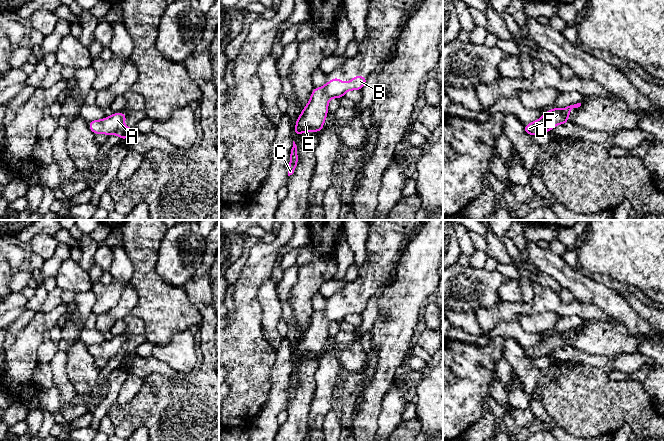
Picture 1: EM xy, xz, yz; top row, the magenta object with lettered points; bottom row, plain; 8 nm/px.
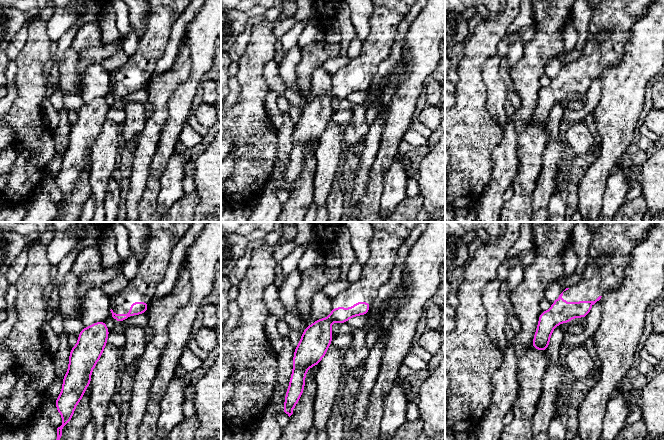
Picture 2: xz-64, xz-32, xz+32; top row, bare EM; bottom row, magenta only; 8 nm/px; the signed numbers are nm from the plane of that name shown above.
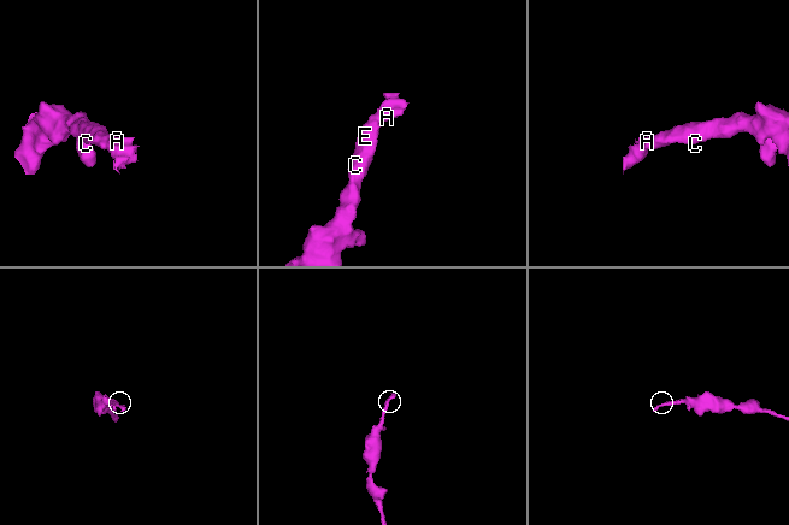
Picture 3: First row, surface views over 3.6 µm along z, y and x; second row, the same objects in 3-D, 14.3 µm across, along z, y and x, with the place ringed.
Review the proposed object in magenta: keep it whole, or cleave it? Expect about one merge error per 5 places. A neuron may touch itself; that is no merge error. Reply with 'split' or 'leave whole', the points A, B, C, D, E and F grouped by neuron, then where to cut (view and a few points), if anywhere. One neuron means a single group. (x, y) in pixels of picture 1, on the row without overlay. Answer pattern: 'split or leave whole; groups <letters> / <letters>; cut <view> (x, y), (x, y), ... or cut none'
leave whole; groups A B C D E F; cut none

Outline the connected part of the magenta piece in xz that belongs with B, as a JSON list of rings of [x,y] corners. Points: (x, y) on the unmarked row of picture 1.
[[[336,299],[333,305],[326,306],[324,311],[313,312],[310,324],[296,344],[293,358],[308,355],[321,356],[327,342],[328,327],[332,321],[340,323],[349,314],[362,314],[368,300],[353,300],[351,306],[342,306]]]

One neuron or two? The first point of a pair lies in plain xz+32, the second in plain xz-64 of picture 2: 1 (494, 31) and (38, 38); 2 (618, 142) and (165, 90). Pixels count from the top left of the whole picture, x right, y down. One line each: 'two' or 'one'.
1: one
2: two

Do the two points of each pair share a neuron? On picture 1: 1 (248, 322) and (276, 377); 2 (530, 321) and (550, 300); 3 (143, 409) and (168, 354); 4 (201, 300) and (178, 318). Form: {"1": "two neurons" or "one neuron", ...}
{"1": "two neurons", "2": "two neurons", "3": "two neurons", "4": "two neurons"}

